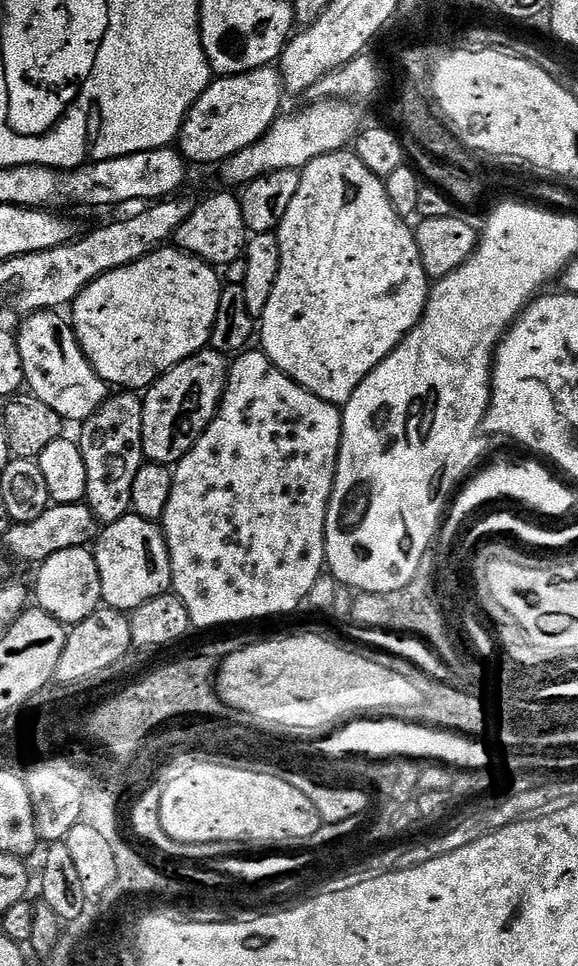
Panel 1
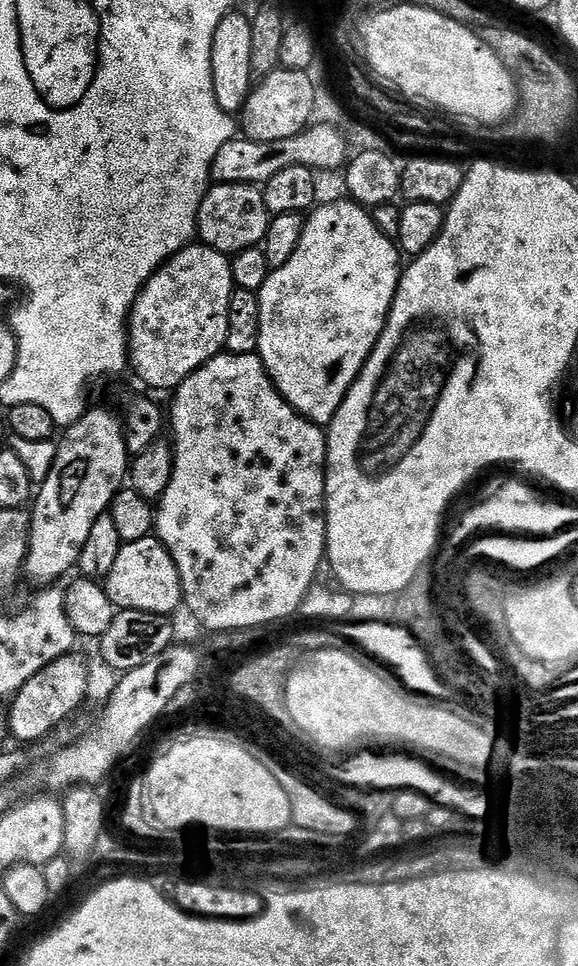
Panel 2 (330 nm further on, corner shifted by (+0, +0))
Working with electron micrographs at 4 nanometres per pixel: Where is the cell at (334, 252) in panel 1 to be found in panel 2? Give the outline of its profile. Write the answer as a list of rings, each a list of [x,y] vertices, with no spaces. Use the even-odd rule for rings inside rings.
[[[343,199],[336,200],[333,204],[322,205],[323,203],[321,203],[315,210],[307,213],[304,229],[302,230],[302,238],[298,242],[298,250],[294,250],[294,254],[290,254],[290,262],[286,262],[286,266],[273,268],[269,271],[266,282],[261,286],[258,293],[260,305],[262,306],[259,358],[264,364],[266,371],[268,371],[268,377],[272,379],[272,383],[283,394],[285,402],[295,412],[321,426],[327,426],[332,423],[338,406],[342,406],[350,386],[360,377],[360,372],[364,369],[365,362],[370,358],[378,338],[384,332],[384,327],[388,325],[388,315],[392,309],[392,303],[396,297],[396,291],[400,285],[400,277],[402,275],[402,263],[400,264],[402,253],[399,247],[391,238],[384,236],[382,230],[378,230],[378,226],[372,221],[372,214],[369,209],[365,208],[363,204],[353,202],[351,199]]]

